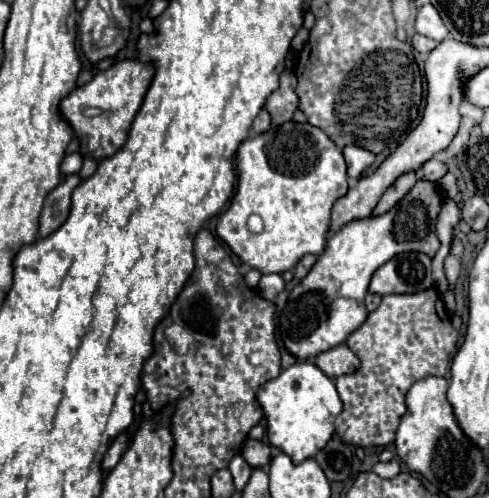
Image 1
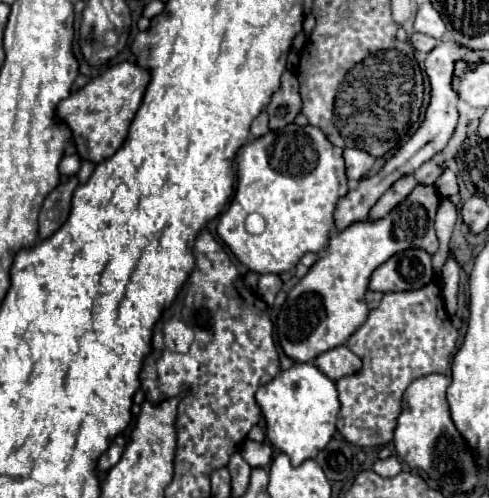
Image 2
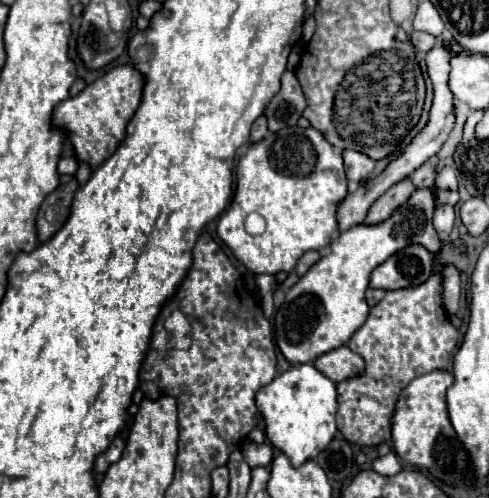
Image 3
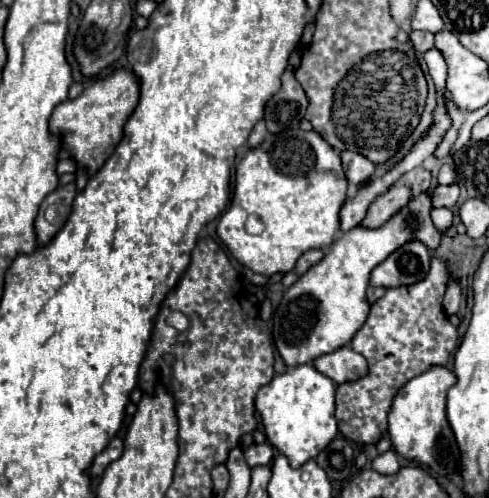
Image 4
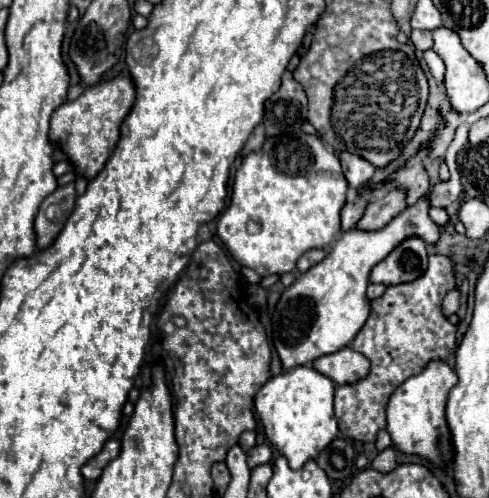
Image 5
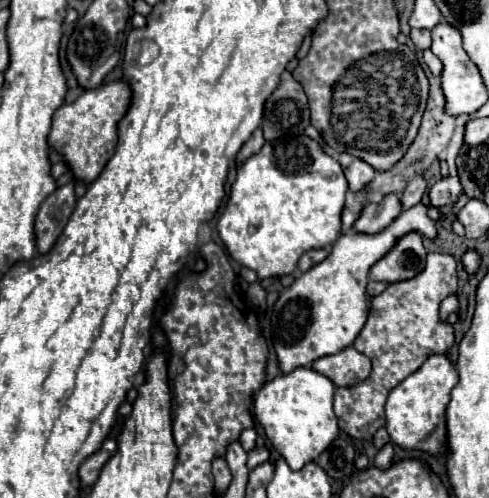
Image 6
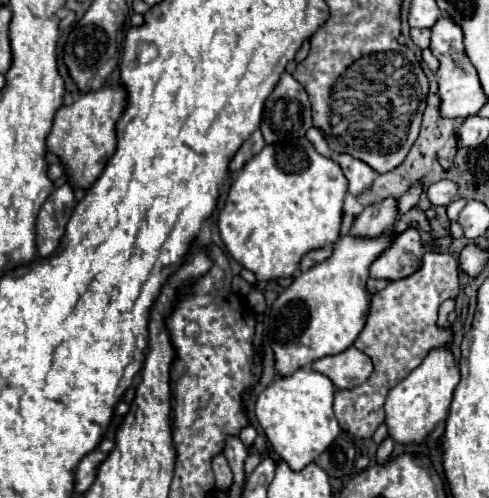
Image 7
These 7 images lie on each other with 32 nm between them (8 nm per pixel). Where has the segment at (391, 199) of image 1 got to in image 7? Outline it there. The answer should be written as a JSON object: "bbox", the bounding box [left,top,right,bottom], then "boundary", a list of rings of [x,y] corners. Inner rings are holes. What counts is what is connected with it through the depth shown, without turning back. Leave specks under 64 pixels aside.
{"bbox":[350,198,396,238],"boundary":[[[388,198],[382,202],[376,202],[362,210],[362,214],[354,220],[350,234],[362,236],[362,238],[378,238],[386,230],[390,230],[396,222],[396,200]]]}

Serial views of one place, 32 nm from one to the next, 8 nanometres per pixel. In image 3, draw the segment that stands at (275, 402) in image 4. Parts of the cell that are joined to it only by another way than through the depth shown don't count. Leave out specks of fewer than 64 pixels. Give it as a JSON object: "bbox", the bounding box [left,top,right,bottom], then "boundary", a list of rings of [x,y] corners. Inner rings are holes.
{"bbox":[256,364,336,468],"boundary":[[[298,364],[288,368],[286,372],[278,374],[270,384],[262,386],[256,392],[256,408],[264,418],[266,424],[266,436],[274,448],[284,452],[290,458],[290,464],[298,468],[306,460],[314,460],[334,438],[336,434],[336,384],[326,378],[320,370],[316,370],[314,364]]]}

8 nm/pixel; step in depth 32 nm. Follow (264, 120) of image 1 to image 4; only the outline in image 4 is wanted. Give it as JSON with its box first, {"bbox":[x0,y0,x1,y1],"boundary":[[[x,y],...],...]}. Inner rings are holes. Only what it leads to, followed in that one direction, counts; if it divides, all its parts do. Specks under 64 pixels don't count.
{"bbox":[248,120,266,148],"boundary":[[[260,120],[248,138],[248,148],[258,148],[262,144],[264,136],[266,136],[266,126],[264,126],[264,120]]]}

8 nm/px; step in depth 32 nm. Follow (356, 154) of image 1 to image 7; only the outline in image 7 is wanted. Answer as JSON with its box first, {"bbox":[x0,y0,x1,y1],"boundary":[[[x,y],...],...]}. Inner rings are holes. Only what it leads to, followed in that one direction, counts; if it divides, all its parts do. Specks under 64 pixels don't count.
{"bbox":[336,154,376,196],"boundary":[[[338,154],[336,162],[340,164],[344,176],[350,182],[348,192],[352,196],[360,196],[362,192],[366,192],[366,190],[372,188],[376,172],[372,172],[372,168],[368,168],[368,164],[364,164],[362,160],[356,160],[356,158],[348,156],[348,154]]]}

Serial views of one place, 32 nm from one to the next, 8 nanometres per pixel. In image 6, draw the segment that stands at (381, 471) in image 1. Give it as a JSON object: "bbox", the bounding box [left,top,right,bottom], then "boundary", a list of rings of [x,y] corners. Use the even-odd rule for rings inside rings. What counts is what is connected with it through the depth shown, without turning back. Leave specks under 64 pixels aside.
{"bbox":[374,442,394,468],"boundary":[[[388,442],[384,448],[378,450],[378,454],[374,458],[374,464],[378,468],[388,468],[388,464],[392,464],[392,454],[394,454],[394,446],[392,446],[392,442]]]}

